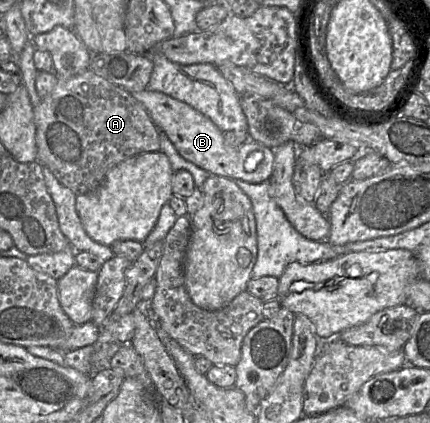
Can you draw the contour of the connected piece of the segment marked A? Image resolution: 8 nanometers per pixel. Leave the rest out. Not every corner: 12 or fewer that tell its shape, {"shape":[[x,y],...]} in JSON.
{"shape":[[88,69],[33,108],[37,162],[75,196],[160,152],[131,93]]}

